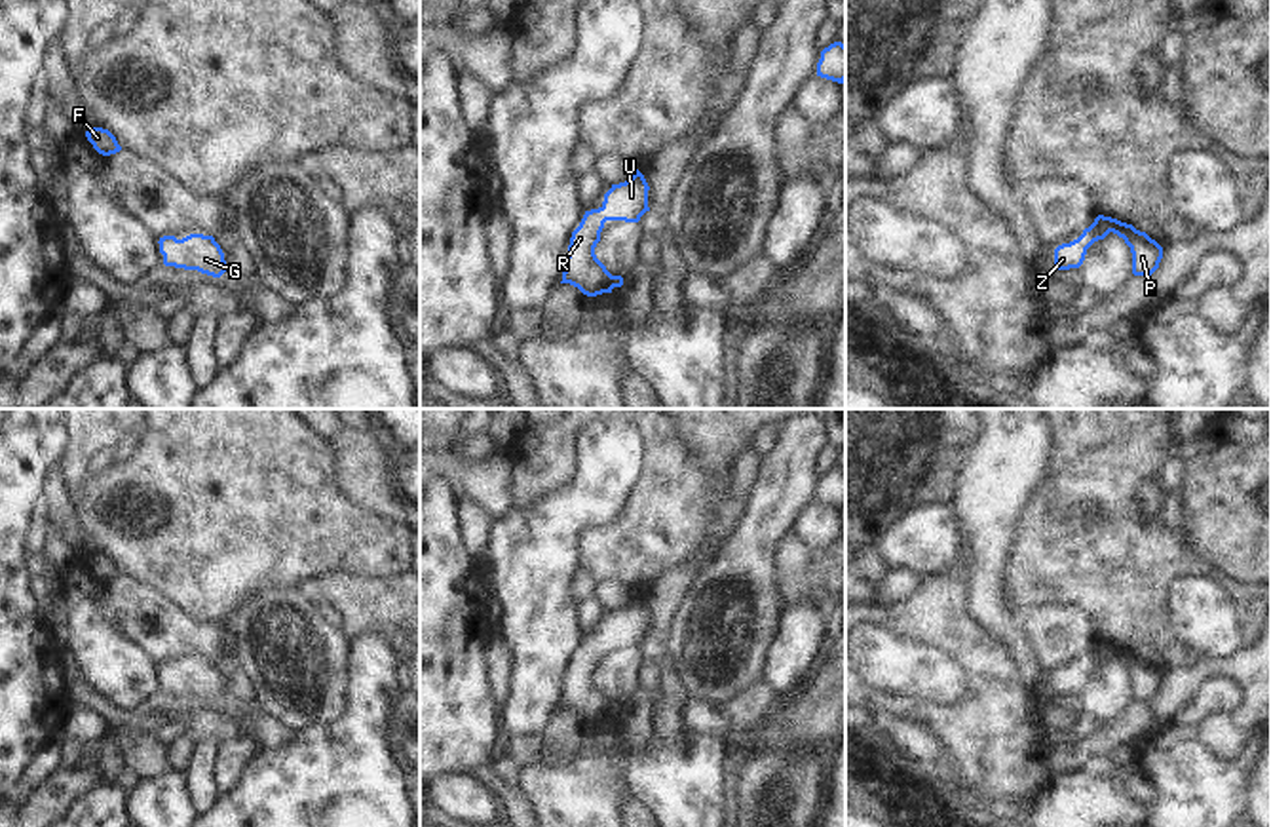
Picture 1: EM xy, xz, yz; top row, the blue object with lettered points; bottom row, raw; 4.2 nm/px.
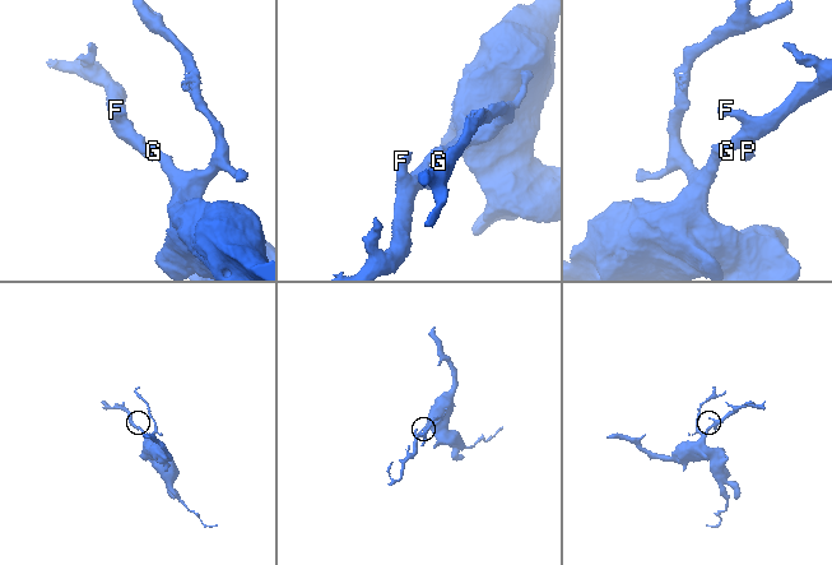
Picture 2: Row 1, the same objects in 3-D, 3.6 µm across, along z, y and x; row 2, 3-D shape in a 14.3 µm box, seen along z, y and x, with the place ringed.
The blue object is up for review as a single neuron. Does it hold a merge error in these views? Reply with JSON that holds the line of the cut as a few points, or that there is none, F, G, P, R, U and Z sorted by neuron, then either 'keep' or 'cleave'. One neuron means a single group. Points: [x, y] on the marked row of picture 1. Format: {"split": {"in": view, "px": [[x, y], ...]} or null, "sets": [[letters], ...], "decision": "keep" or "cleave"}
{"split": null, "sets": [["F", "G", "P", "R", "U", "Z"]], "decision": "keep"}

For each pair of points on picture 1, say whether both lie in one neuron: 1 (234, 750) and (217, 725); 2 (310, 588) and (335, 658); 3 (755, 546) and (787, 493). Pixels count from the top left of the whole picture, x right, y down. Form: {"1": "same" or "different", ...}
{"1": "different", "2": "different", "3": "same"}

